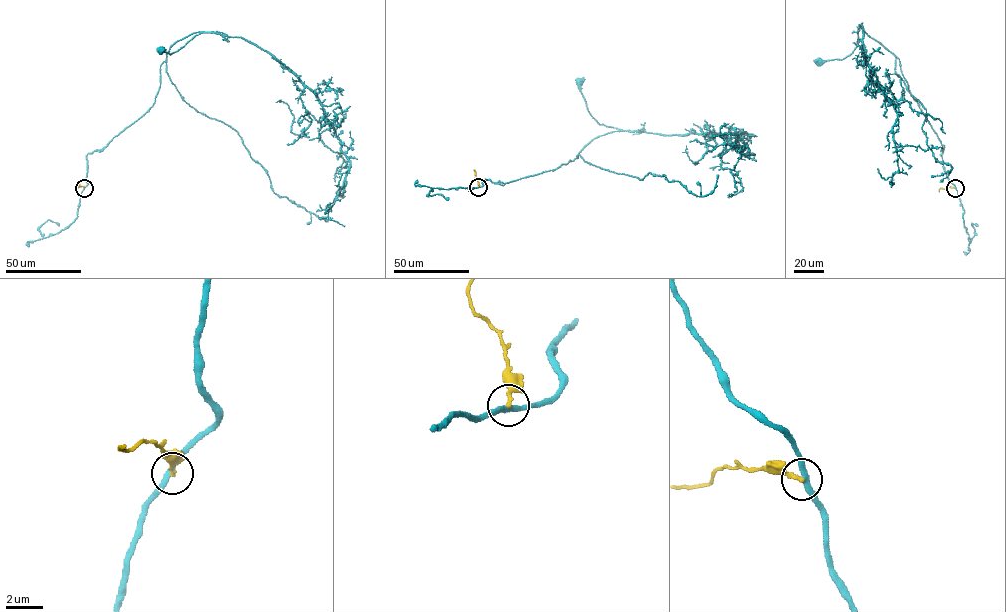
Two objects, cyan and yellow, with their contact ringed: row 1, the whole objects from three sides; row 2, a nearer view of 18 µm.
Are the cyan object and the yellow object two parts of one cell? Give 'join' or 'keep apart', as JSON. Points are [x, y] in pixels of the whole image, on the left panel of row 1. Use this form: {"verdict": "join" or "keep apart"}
{"verdict": "keep apart"}

